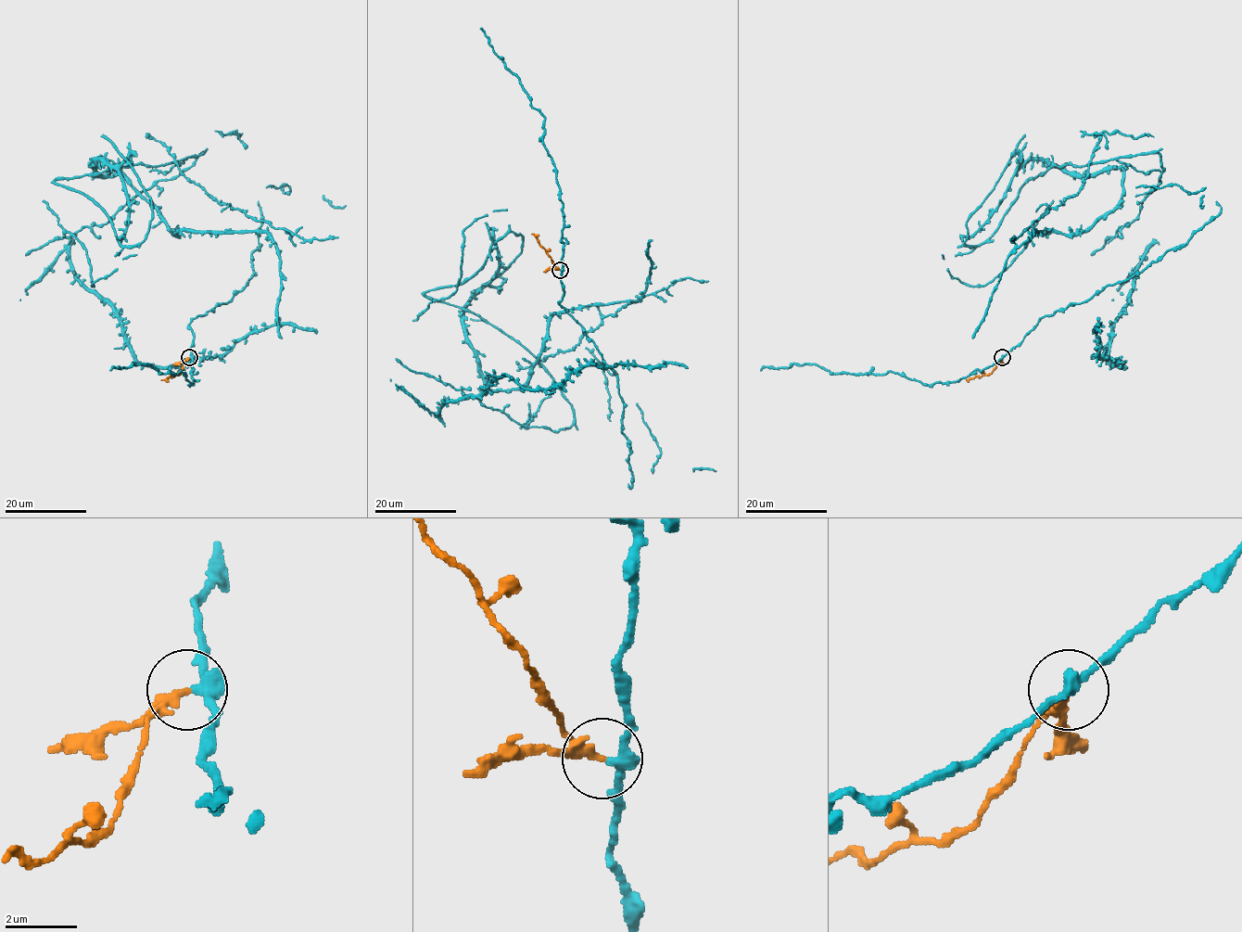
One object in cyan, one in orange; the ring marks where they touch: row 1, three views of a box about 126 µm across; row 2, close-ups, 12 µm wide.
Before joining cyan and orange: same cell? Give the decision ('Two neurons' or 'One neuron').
Two neurons

